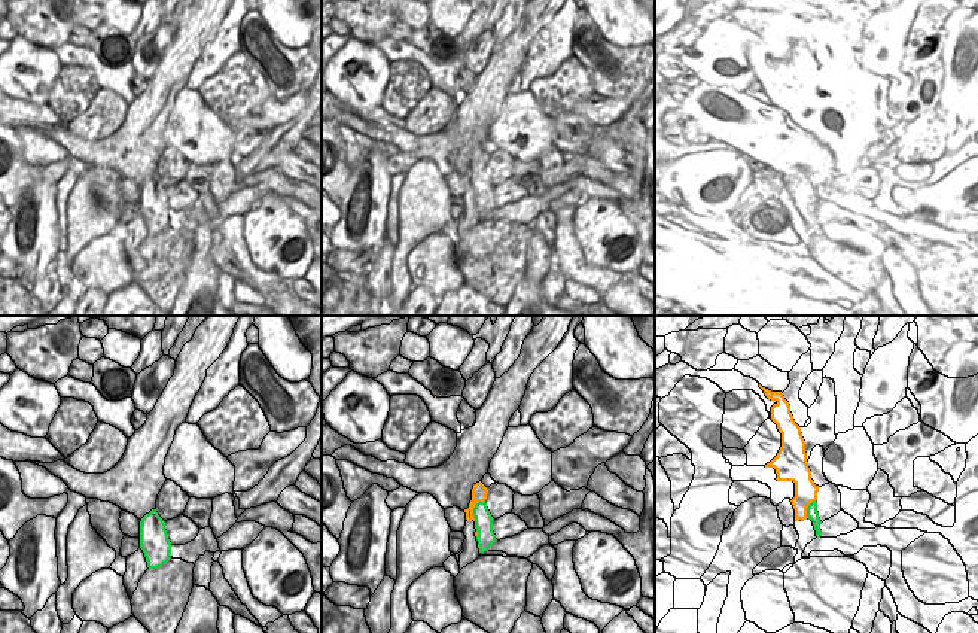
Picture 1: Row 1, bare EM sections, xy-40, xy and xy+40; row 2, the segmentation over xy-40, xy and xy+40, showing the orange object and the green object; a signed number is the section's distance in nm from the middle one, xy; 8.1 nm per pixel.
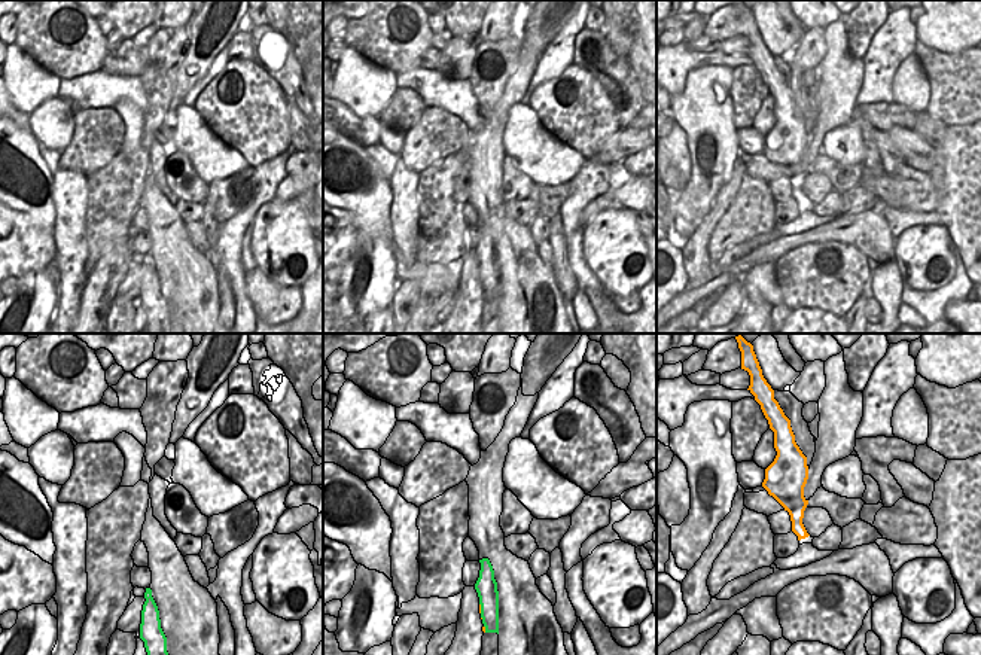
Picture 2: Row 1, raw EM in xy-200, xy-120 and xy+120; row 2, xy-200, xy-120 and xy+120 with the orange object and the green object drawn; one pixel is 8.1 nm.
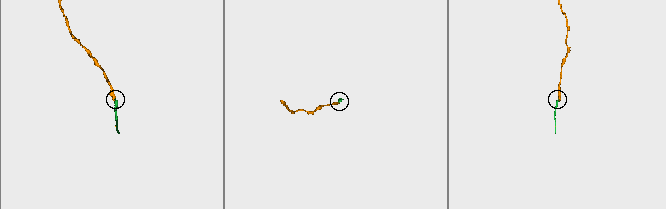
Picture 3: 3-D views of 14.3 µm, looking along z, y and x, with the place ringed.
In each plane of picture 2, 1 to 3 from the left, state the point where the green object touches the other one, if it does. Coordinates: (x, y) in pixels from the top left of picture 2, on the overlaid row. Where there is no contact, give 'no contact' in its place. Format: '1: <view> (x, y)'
1: no contact
2: xy-120 (480, 608)
3: no contact

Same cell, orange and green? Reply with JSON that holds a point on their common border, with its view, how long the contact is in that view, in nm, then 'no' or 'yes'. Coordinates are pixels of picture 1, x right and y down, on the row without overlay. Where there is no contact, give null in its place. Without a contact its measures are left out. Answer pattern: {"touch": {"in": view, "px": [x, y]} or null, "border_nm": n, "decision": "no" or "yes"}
{"touch": {"in": "xy", "px": [474, 173]}, "border_nm": 190, "decision": "no"}

